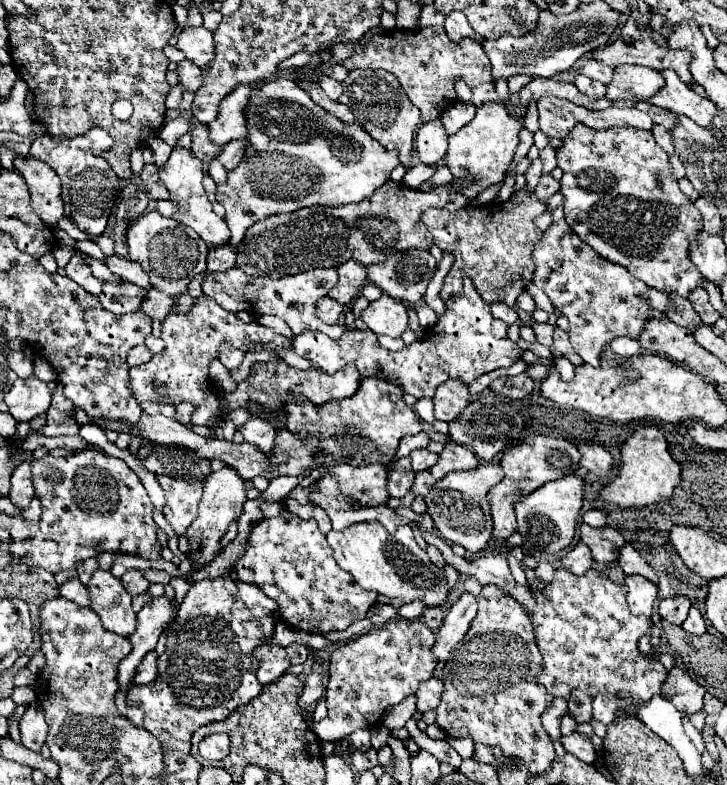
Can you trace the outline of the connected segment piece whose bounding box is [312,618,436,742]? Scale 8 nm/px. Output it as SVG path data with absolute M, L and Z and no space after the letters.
M394 620L388 628L362 634L336 648L330 656L326 704L328 718L314 722L312 730L322 740L342 740L358 728L370 728L394 704L418 690L418 684L432 678L436 656L432 652L434 634L422 620Z

